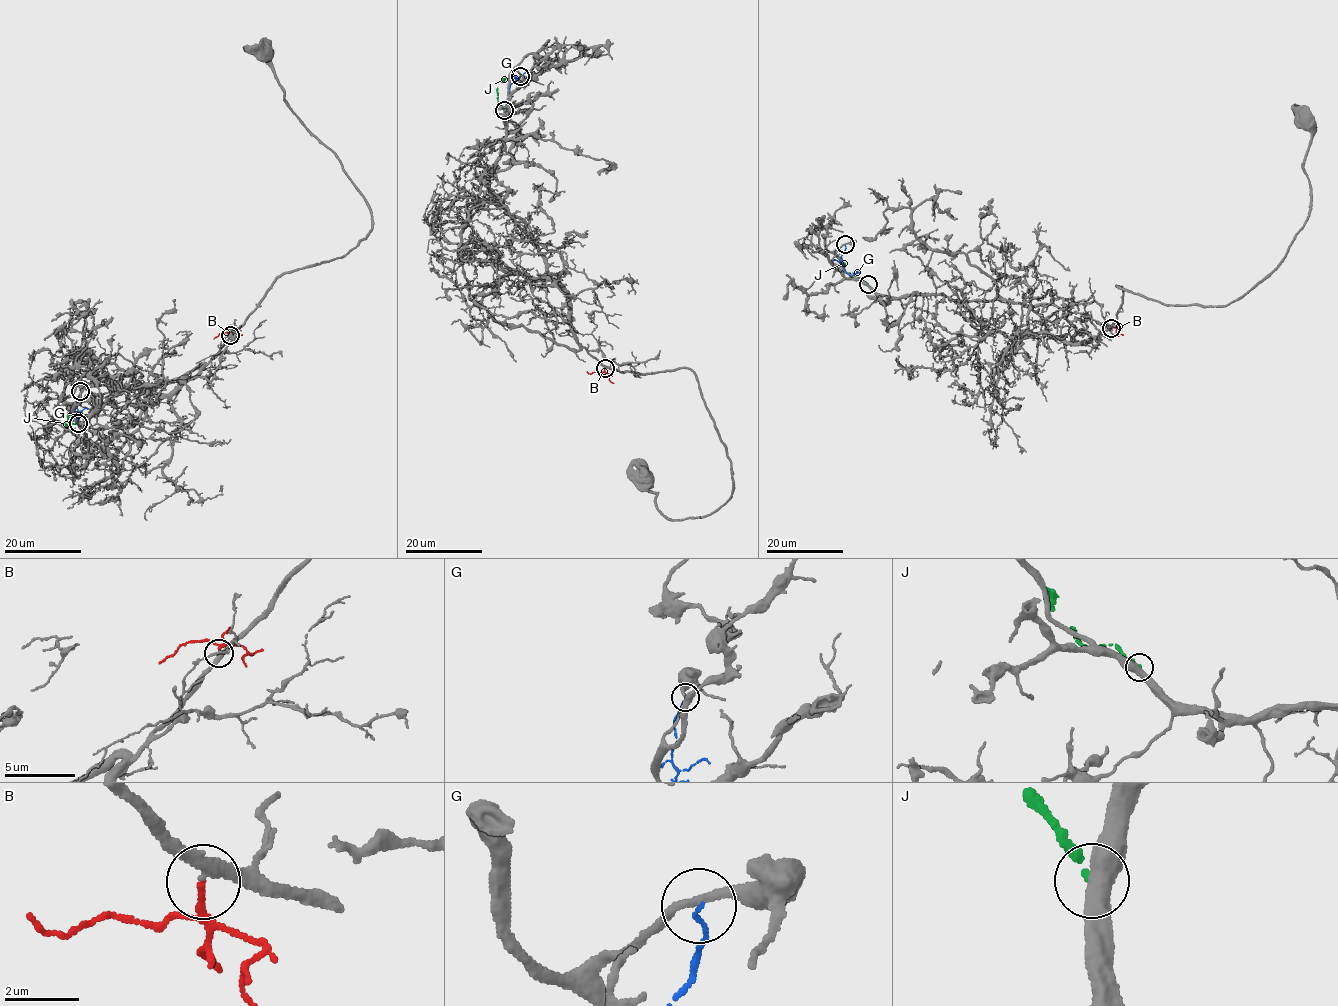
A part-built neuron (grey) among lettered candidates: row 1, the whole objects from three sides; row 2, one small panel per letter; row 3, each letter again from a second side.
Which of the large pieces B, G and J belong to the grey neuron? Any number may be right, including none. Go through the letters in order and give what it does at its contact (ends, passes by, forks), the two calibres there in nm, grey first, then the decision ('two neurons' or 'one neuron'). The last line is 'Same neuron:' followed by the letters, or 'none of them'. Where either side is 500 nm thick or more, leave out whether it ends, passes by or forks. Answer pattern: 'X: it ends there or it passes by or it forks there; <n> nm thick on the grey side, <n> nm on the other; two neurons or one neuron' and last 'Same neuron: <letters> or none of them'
B: it ends there; 320 nm thick on the grey side, 150 nm on the other; one neuron
G: it ends there; 200 nm thick on the grey side, 90 nm on the other; two neurons
J: it ends there; 480 nm thick on the grey side, 190 nm on the other; two neurons
Same neuron: B

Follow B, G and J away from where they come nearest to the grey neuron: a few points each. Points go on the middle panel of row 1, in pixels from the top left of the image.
B: (604, 368), (603, 372), (586, 371)
G: (520, 77), (514, 76), (510, 85), (509, 96), (513, 96)
J: (504, 110), (497, 100), (497, 93), (506, 78)

